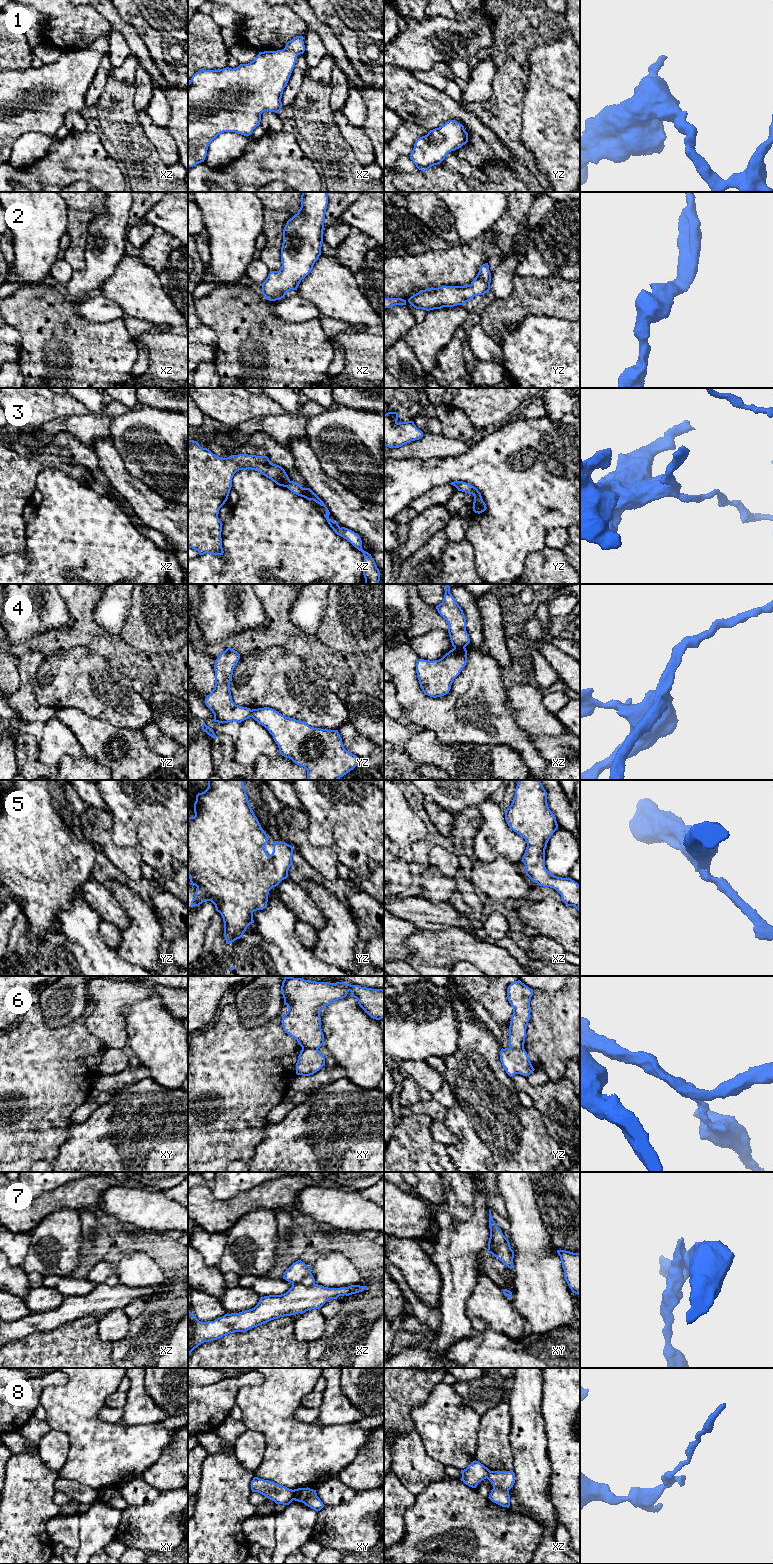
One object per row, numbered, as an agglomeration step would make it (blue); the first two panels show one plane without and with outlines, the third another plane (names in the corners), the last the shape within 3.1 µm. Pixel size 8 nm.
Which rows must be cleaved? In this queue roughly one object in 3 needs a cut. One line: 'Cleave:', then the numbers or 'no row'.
Cleave: 3, 4, 6, 7, 8

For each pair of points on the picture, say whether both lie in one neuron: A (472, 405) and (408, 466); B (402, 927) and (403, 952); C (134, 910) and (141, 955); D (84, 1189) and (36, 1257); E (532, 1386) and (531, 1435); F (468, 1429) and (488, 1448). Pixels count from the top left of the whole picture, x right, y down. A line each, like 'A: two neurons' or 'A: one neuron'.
A: two neurons
B: one neuron
C: one neuron
D: two neurons
E: one neuron
F: two neurons

